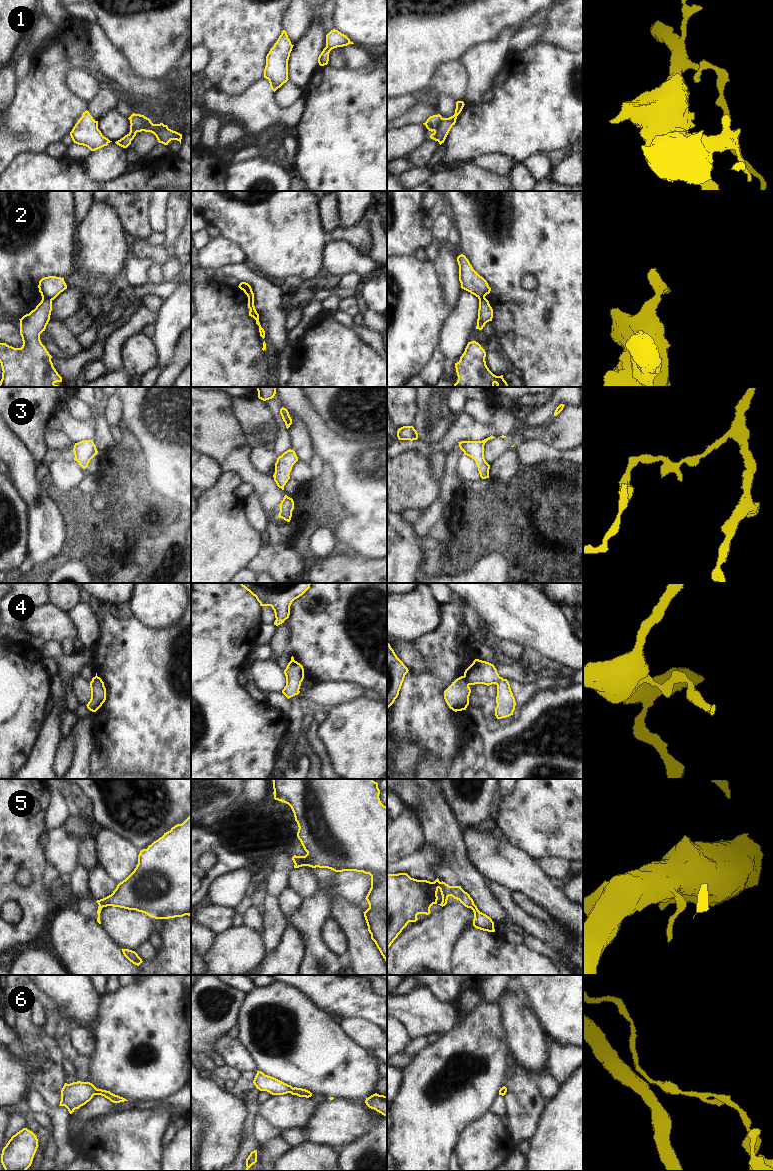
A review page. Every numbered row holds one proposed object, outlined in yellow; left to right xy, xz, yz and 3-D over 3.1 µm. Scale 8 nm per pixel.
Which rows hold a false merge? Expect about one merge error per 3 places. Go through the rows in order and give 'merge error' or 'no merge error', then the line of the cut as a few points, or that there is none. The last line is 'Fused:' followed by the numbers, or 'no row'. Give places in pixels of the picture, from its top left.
1: no merge error; no cut
2: merge error; cut in xy along (42, 297), (51, 300)
3: no merge error; no cut
4: merge error; cut in yz along (463, 676), (469, 684)
5: no merge error; no cut
6: no merge error; no cut
Fused: 2, 4

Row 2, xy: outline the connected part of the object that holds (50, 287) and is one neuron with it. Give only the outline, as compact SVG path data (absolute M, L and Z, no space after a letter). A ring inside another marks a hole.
M48 276L39 281L38 288L42 298L54 300L61 292L67 289L67 285L64 278Z

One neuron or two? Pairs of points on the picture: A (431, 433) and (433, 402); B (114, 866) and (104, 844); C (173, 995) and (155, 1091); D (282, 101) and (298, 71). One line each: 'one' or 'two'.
A: one
B: one
C: one
D: two

